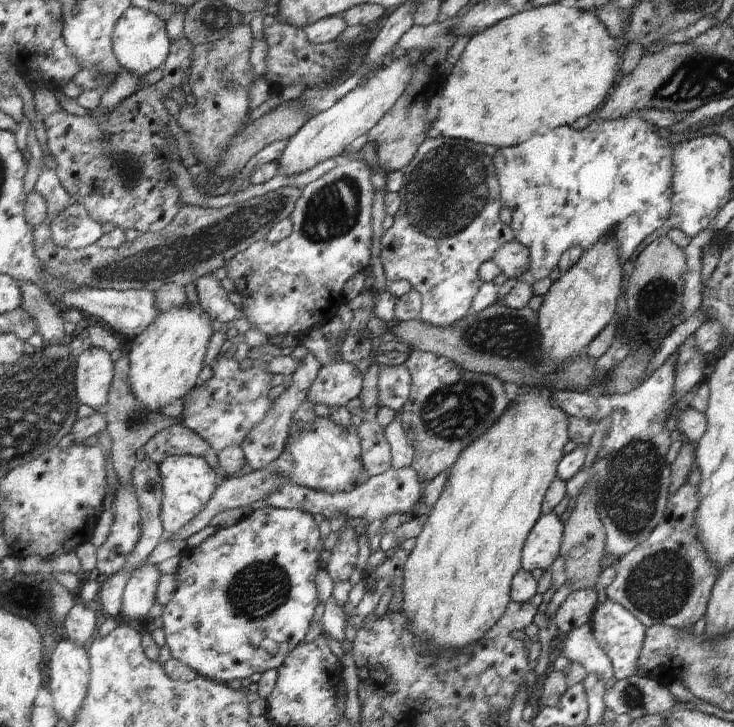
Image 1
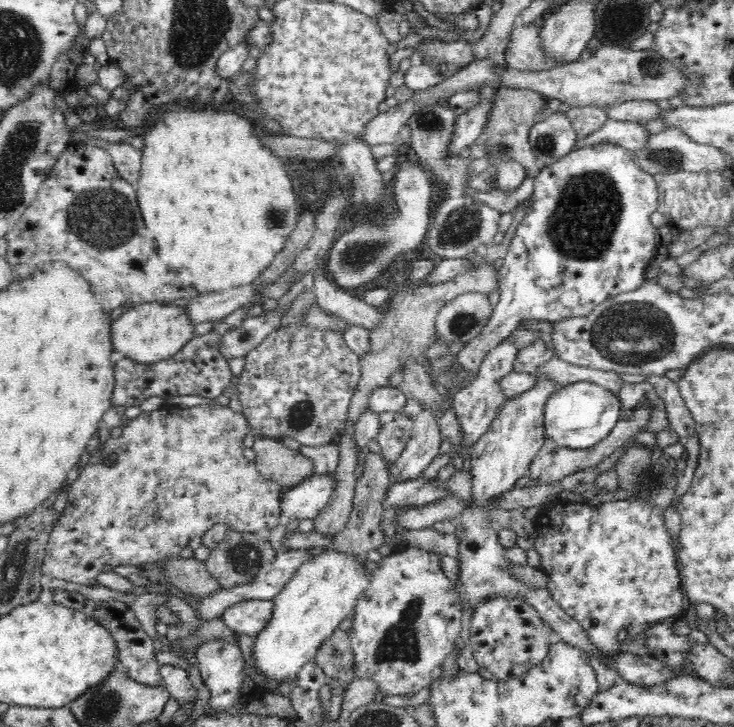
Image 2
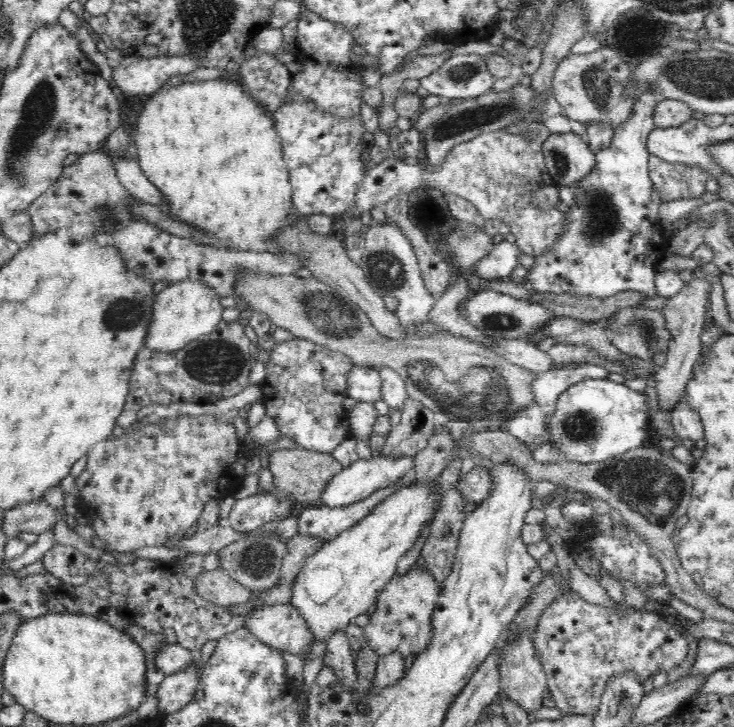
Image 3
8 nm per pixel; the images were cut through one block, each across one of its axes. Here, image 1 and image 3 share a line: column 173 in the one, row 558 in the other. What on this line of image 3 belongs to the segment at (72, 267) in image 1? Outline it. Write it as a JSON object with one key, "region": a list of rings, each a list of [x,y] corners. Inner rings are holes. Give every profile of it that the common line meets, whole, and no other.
{"region":[[[248,536],[244,540],[232,542],[220,554],[222,554],[222,570],[228,570],[230,578],[240,582],[250,592],[266,592],[270,588],[276,588],[280,582],[280,568],[284,556],[288,554],[288,544],[280,538]]]}

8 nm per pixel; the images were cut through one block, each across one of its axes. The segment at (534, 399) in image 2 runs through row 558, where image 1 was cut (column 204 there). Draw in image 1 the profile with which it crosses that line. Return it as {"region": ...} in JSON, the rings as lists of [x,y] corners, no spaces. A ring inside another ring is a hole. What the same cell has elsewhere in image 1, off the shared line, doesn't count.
{"region":[[[169,456],[161,466],[163,476],[163,524],[169,538],[177,536],[189,522],[199,518],[207,504],[219,490],[219,472],[209,464],[207,458],[199,456]]]}

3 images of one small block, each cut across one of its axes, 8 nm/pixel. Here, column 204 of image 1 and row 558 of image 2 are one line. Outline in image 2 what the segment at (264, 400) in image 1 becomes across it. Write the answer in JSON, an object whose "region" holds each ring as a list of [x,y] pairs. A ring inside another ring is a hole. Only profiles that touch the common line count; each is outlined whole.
{"region":[[[406,548],[404,552],[400,554],[392,554],[392,556],[386,556],[382,558],[378,564],[370,562],[368,564],[374,572],[374,582],[370,582],[364,598],[358,602],[358,608],[356,608],[356,616],[354,616],[354,624],[352,624],[352,630],[350,630],[350,638],[352,638],[352,650],[354,650],[354,656],[356,656],[356,674],[358,678],[374,678],[378,680],[380,684],[380,692],[384,696],[404,696],[404,694],[410,694],[410,692],[420,692],[424,686],[430,686],[432,684],[432,670],[442,666],[442,662],[446,660],[448,654],[452,654],[454,646],[456,646],[456,640],[460,638],[460,632],[462,632],[462,610],[460,610],[460,604],[456,600],[456,594],[454,594],[454,584],[444,576],[442,568],[440,568],[440,560],[438,560],[438,554],[436,552],[424,552],[420,548]]]}

